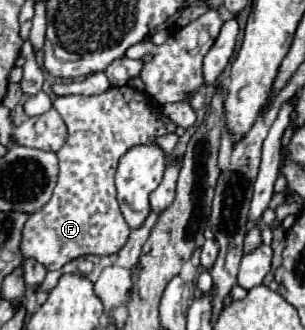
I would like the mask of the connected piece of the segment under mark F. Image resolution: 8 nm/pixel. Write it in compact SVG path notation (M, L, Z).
M131 85L111 87L95 97L85 97L85 95L57 97L53 101L53 109L57 109L57 113L63 117L67 125L67 141L57 151L59 179L51 201L41 211L33 213L27 219L19 245L23 259L35 259L47 271L61 269L65 263L85 255L113 255L125 245L131 229L125 223L115 199L115 169L119 165L119 157L123 157L123 153L127 153L127 149L135 145L157 143L159 137L175 133L177 129L177 125L167 115L163 115L161 107L153 103L145 91L139 91Z

